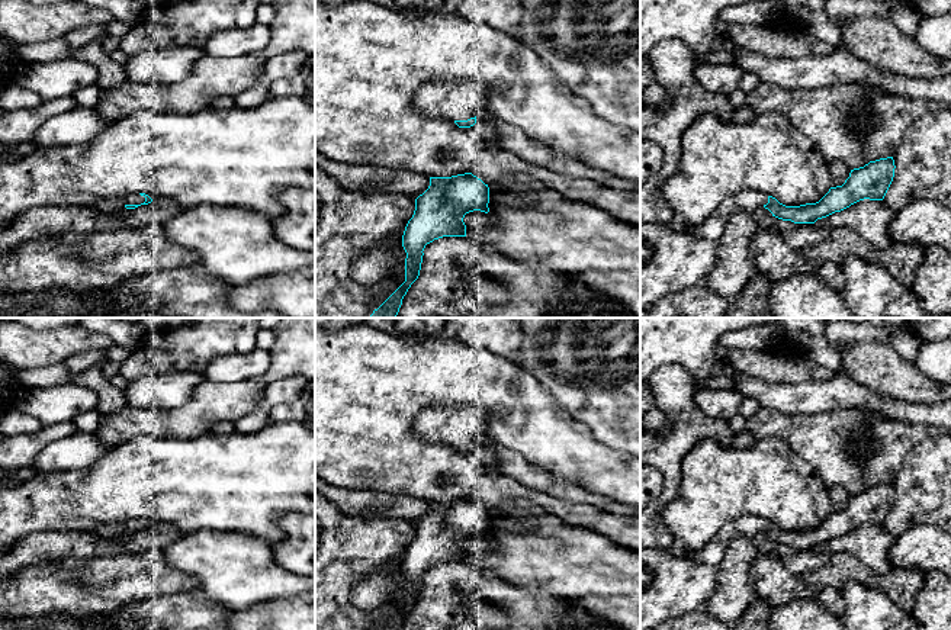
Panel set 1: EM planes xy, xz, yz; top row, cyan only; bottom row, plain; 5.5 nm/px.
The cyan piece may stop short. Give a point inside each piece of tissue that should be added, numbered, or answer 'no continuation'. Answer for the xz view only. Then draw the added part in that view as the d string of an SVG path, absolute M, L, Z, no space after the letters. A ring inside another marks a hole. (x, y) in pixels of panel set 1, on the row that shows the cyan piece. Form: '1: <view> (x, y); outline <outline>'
1: xz (458, 100); outline M431 80L417 90L415 105L428 116L443 116L453 122L468 120L482 109L483 94L476 81Z

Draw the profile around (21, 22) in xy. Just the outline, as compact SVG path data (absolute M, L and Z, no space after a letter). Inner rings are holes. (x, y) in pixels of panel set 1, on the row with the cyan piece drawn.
M0 0L0 36L15 44L39 44L68 32L112 22L113 17L81 0L33 6L25 0Z

